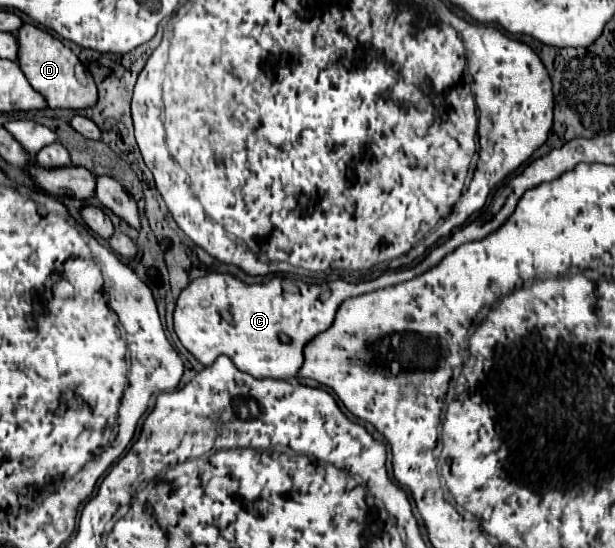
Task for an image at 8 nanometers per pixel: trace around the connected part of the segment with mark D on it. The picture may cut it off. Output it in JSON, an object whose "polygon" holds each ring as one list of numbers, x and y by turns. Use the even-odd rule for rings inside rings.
{"polygon":[[23,24,17,30,17,64,21,66,23,74,27,76,29,84,45,98,49,108,71,108,71,110,83,110,89,108,97,102,97,88,93,80,89,78,87,84,81,84,75,78,75,64,79,62,77,56,53,34,33,26,33,24]]}

